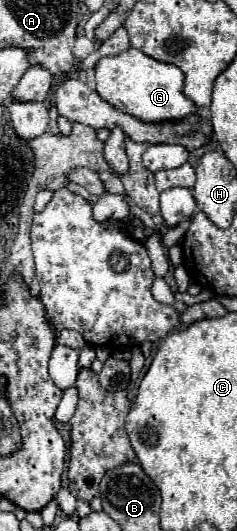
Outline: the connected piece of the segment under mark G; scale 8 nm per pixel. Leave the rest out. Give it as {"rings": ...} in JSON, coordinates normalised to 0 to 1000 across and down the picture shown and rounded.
{"rings":[[[544,92],[485,107],[435,107],[401,122],[401,149],[409,149],[409,175],[468,194],[485,205],[578,220],[586,228],[620,232],[679,232],[679,228],[755,228],[789,217],[831,217],[831,198],[772,179],[781,137],[730,122],[688,119],[646,107],[620,107],[586,92]]]}

